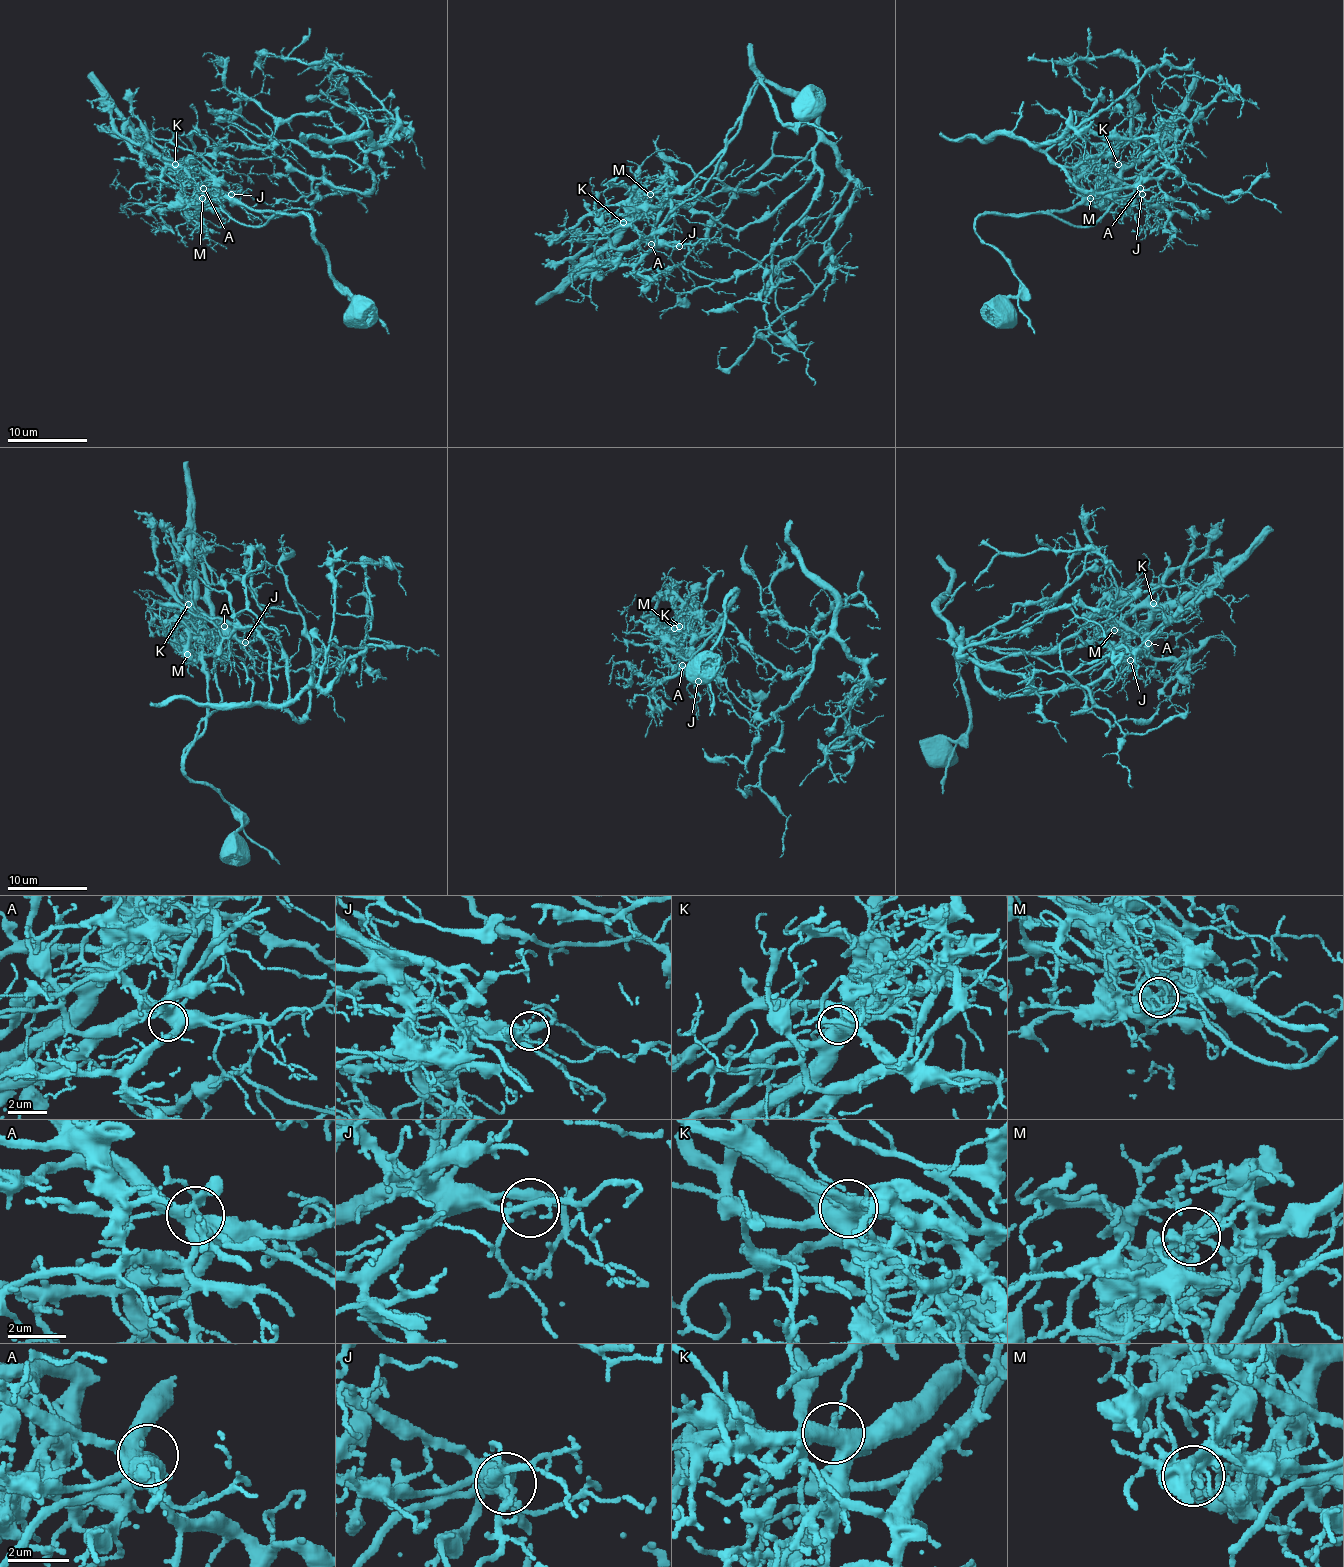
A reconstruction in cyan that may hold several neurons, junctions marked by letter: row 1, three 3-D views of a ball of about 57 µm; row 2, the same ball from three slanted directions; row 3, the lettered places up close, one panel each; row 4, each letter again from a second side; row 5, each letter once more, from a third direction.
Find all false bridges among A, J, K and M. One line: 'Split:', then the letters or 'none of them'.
Split: K, M

